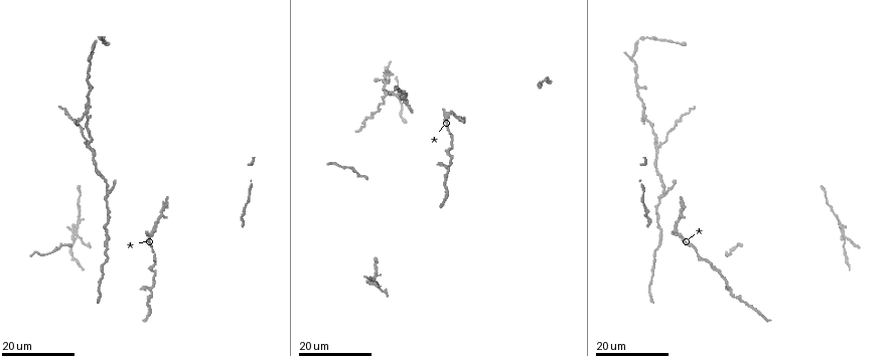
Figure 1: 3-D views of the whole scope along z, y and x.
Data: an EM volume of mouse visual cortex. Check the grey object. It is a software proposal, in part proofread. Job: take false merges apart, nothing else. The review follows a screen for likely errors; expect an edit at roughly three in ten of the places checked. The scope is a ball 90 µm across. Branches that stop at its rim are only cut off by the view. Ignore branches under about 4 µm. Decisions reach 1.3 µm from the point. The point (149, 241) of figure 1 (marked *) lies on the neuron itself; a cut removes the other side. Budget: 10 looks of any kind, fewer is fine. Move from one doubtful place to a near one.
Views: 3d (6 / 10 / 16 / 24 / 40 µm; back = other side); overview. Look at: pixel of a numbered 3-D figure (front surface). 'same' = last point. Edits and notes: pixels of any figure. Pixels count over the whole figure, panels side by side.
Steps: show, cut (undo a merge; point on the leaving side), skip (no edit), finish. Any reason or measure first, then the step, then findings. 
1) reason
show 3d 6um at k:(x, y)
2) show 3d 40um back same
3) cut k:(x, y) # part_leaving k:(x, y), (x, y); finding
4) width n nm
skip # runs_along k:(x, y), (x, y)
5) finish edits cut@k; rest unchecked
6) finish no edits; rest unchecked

show 3d 16um at 1:(108, 238)

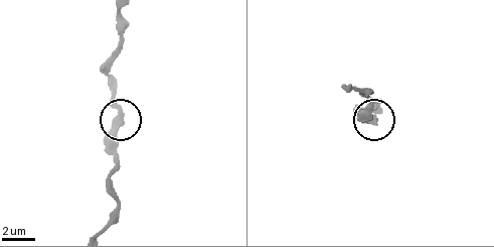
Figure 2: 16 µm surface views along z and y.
zoom in
show 3d 10um at 2:(120, 111)

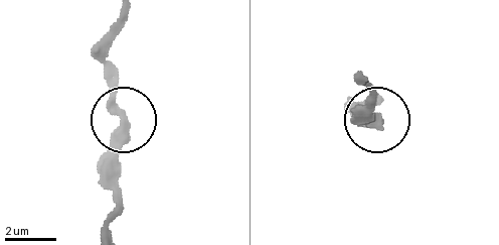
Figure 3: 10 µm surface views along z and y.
width 400 nm
skip # one neuron here

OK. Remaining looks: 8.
branch point
show 3d 24um at 1:(730, 290)

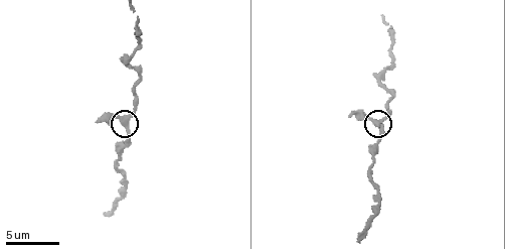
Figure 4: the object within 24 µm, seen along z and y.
show 3d 6um at 4:(122, 119)

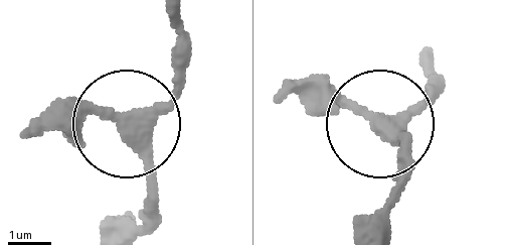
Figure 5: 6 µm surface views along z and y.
skip # runs_along 5:(434, 55), (430, 89), (389, 121), (286, 81); continuous, no second neuron

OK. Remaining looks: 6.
arms part here
show 3d 16um at 1:(166, 205)

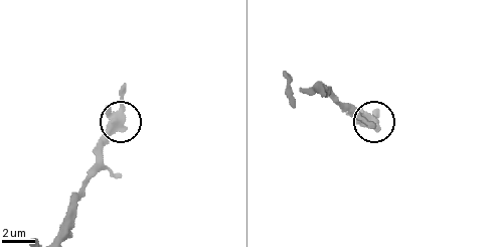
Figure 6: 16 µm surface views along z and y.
show 3d 10um at 6:(122, 121)

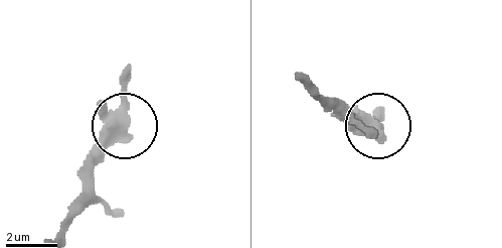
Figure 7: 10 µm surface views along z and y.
skip # runs_along 7:(306, 87), (377, 126), (377, 108); continuous, no second neuron

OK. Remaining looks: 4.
arms part here
show 3d 16um at 1:(658, 147)

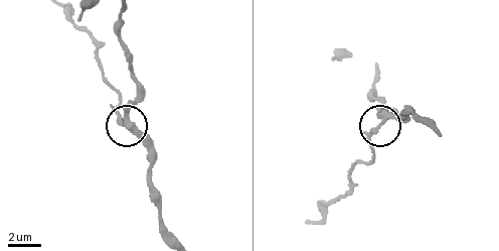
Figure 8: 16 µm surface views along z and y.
show 3d 10um same

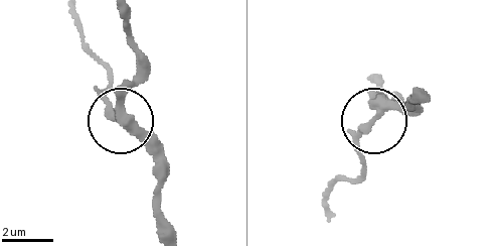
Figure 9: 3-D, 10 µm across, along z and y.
side_arm 20 um
cut 9:(364, 130) # part_leaving 9:(383, 111), (361, 135), (357, 176), (335, 180), (327, 201); a second neuron is stuck on

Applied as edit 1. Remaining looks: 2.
finish edits cut@9; rest unchecked

